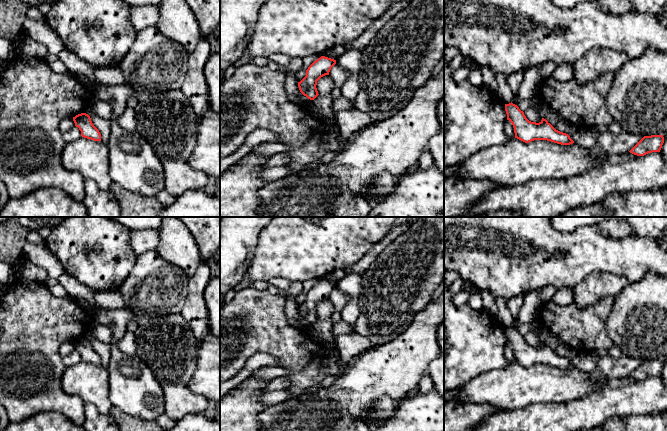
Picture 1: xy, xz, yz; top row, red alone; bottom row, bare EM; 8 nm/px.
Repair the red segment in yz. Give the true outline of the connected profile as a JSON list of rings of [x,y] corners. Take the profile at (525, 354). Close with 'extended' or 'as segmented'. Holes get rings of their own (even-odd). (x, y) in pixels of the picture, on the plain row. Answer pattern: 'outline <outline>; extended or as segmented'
outline [[[512,326],[505,328],[505,335],[507,344],[514,351],[515,362],[525,367],[534,364],[547,364],[561,369],[574,367],[568,358],[556,354],[544,342],[539,347],[529,345],[524,339],[524,336]]]; as segmented

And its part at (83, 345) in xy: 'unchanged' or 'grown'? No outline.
unchanged

